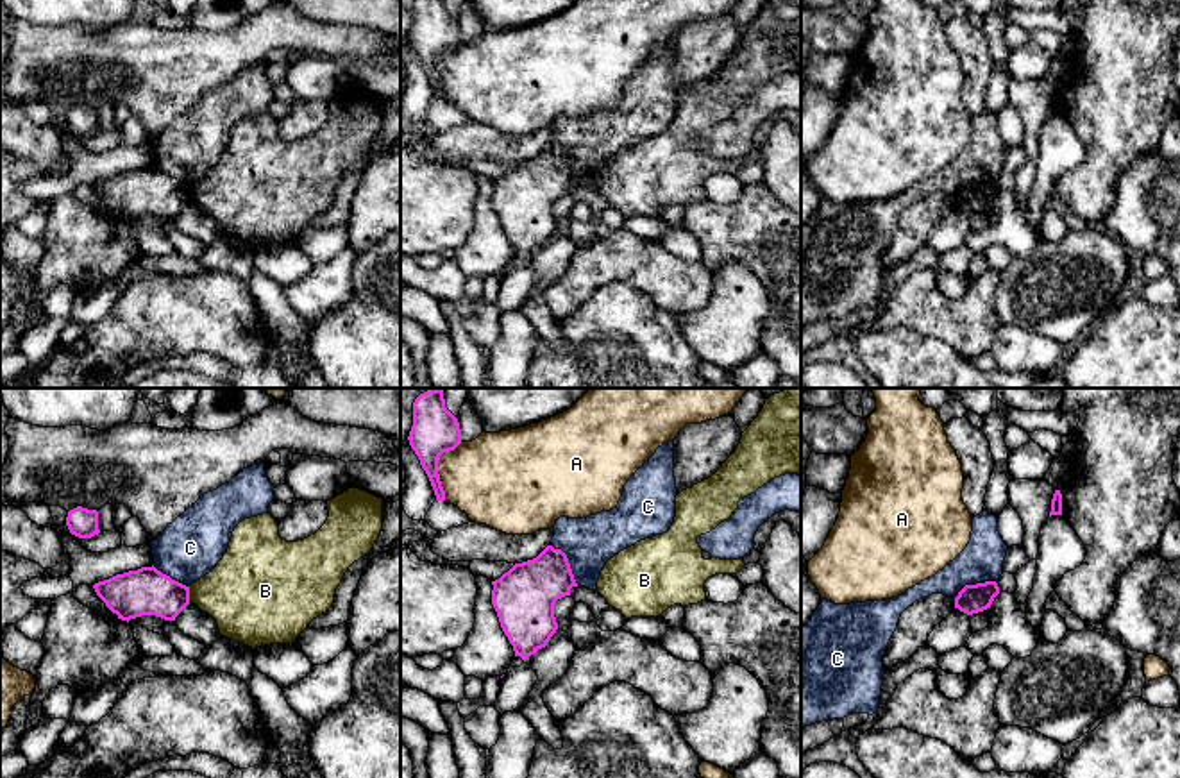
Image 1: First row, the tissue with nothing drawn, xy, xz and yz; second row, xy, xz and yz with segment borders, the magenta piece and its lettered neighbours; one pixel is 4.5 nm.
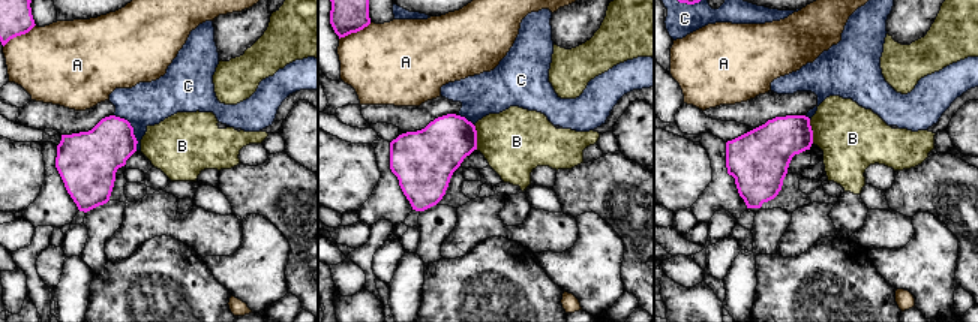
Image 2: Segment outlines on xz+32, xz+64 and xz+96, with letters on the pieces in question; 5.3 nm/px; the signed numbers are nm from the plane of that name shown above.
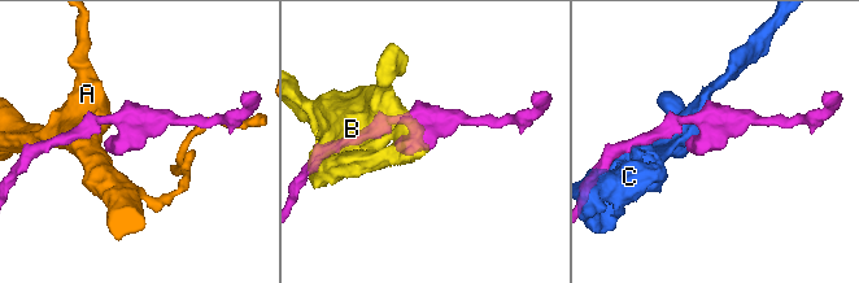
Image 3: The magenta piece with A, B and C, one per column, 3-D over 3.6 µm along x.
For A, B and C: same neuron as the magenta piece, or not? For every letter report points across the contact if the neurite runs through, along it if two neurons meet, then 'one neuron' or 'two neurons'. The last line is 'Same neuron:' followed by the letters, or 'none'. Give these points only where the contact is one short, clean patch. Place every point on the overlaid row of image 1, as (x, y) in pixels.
A: along xz (462, 442), (438, 458), (438, 480), (444, 499) | two neurons
B: two neurons
C: two neurons
Same neuron: none

